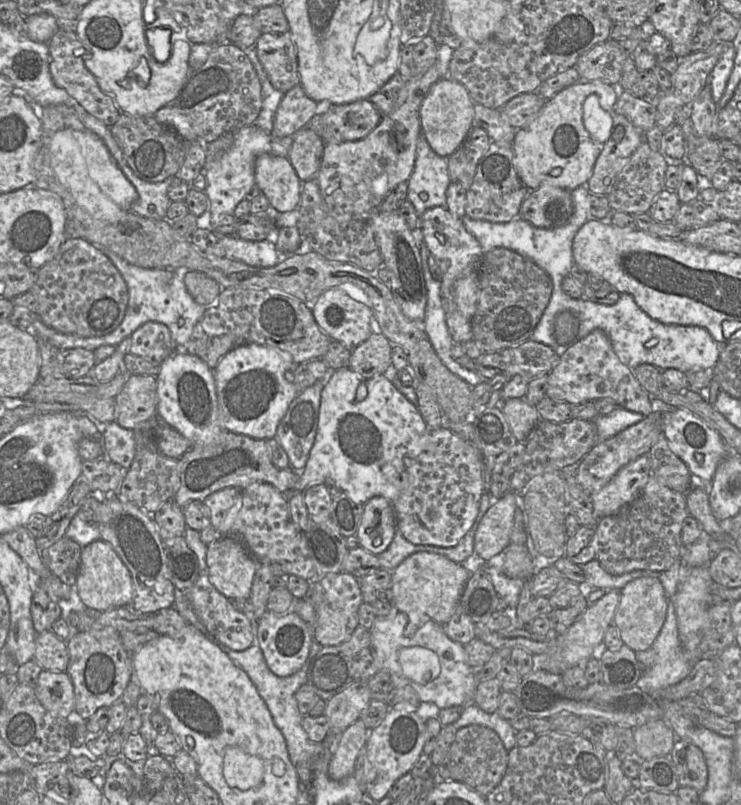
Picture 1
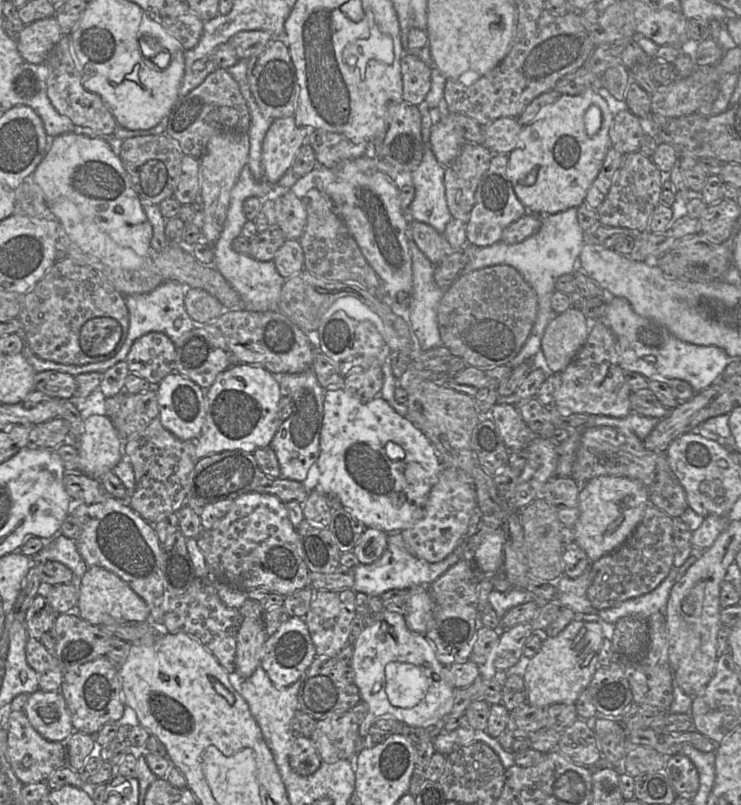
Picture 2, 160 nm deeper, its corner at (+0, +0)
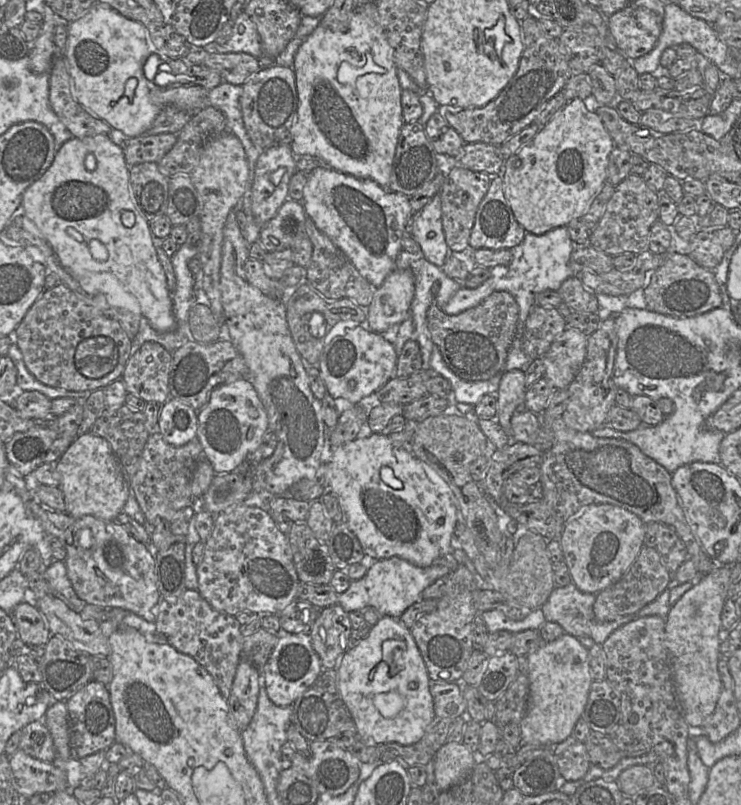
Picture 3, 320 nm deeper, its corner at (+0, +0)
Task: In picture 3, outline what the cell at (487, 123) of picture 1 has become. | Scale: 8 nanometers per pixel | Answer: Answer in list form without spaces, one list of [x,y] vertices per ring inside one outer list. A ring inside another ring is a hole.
[[[439,112],[430,117],[425,126],[425,133],[435,153],[448,158],[457,157],[466,144]]]

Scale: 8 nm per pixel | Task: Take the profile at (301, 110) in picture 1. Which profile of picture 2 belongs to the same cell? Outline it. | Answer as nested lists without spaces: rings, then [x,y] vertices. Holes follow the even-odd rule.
[[[295,117],[275,119],[262,144],[263,180],[276,185],[291,169],[295,157],[310,129],[299,127]]]

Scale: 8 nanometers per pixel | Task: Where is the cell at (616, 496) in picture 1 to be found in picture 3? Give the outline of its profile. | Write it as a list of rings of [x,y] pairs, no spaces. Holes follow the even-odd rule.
[[[611,504],[582,507],[571,516],[560,537],[561,549],[572,583],[582,592],[597,594],[616,583],[637,558],[646,524],[636,514]]]

